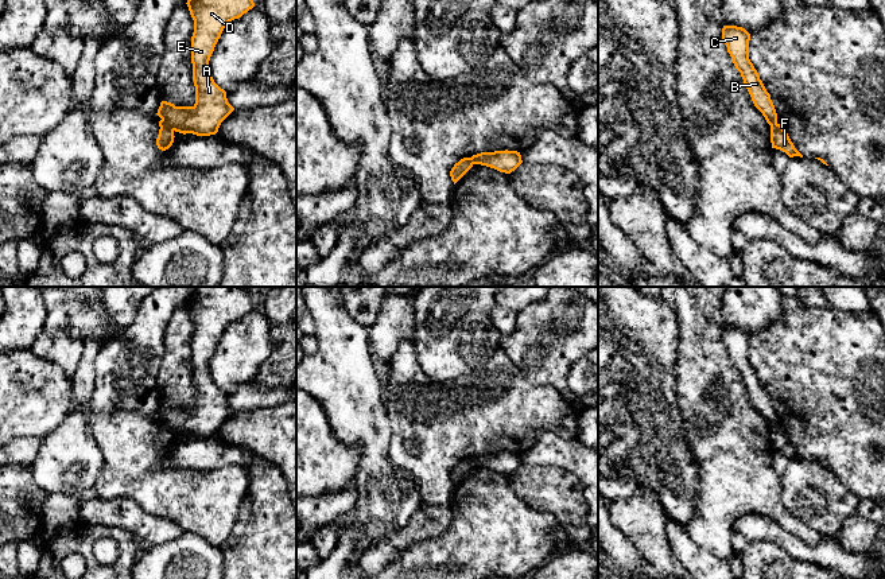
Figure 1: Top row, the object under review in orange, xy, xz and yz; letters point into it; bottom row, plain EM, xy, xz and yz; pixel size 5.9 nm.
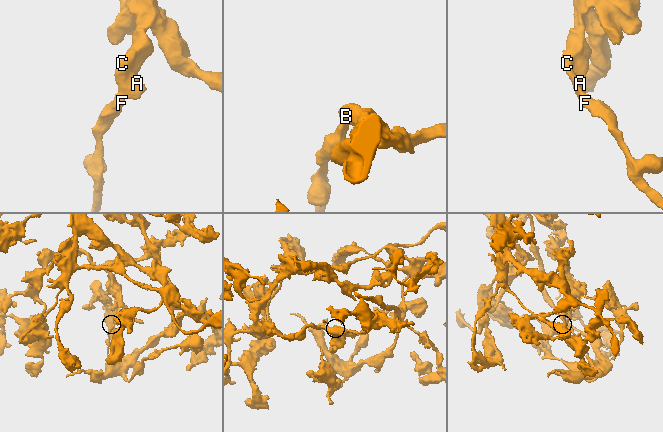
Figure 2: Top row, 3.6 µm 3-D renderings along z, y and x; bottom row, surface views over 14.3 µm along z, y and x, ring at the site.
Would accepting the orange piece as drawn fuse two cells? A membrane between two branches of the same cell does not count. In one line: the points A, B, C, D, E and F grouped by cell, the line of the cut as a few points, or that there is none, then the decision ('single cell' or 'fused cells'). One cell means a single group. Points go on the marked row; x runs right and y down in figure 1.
A B C D E / F; cut in xy along (162, 119), (173, 131); fused cells

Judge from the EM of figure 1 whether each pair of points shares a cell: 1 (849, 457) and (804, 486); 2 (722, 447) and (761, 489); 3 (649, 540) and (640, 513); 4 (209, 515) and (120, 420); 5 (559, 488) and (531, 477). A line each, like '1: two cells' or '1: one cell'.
1: two cells
2: one cell
3: one cell
4: one cell
5: one cell

